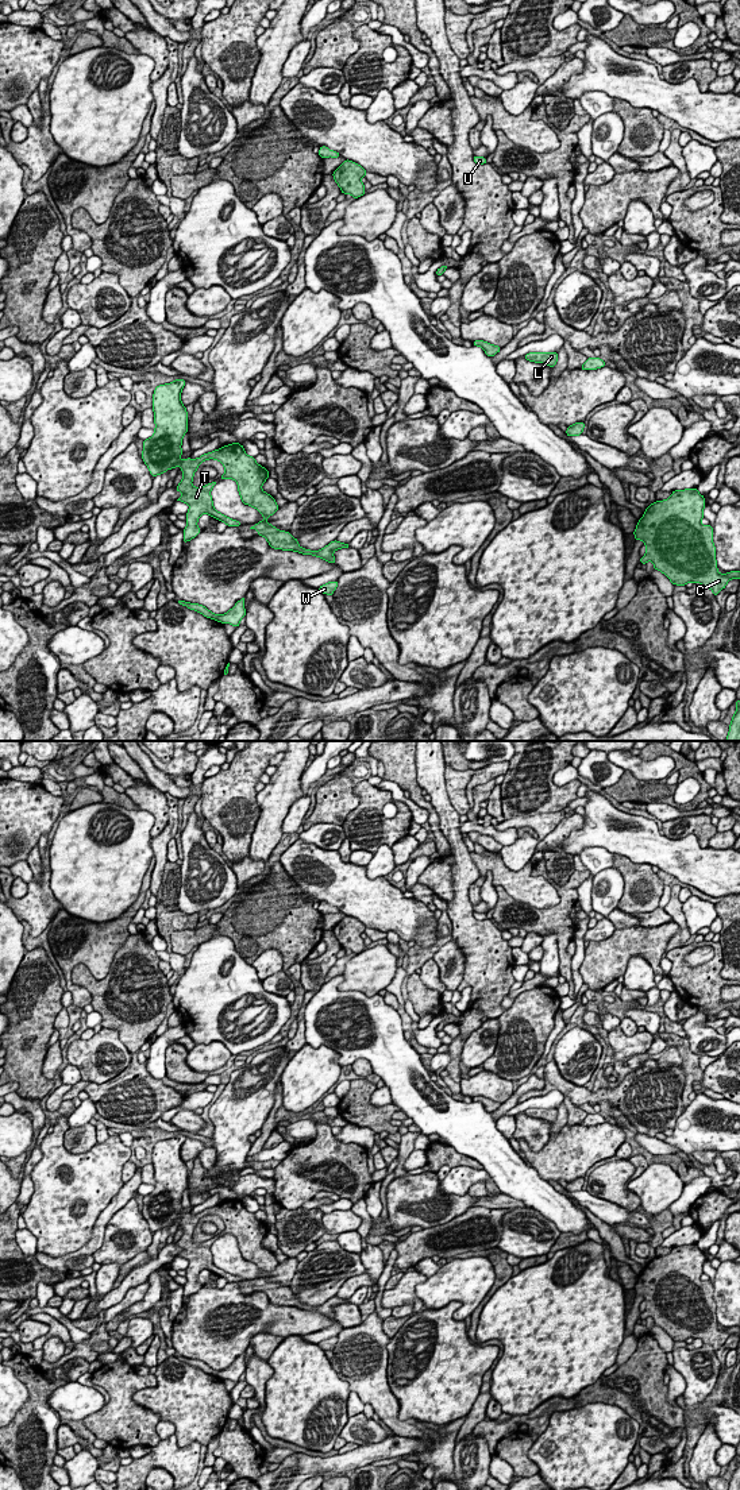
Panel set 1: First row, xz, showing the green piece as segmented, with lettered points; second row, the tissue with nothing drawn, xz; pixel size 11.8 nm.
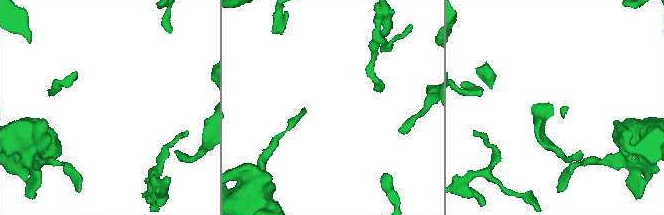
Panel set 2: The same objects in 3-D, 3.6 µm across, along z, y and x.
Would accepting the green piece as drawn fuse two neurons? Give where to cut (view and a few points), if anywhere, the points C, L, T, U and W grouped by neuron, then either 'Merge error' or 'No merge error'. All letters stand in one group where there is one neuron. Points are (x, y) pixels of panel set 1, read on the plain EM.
No split. Groups: C L T U W. No merge error

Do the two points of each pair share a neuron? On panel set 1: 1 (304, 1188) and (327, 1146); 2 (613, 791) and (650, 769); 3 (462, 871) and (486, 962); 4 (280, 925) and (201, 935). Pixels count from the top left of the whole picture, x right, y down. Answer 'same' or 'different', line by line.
1: same
2: different
3: same
4: same

